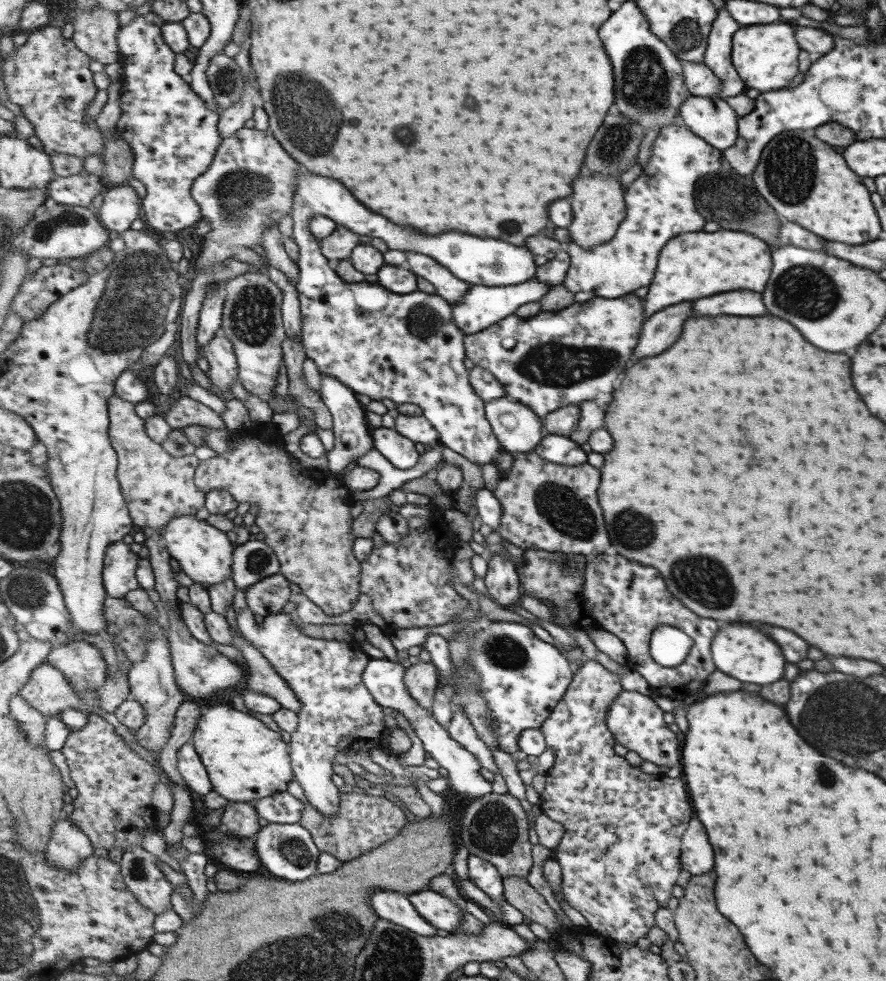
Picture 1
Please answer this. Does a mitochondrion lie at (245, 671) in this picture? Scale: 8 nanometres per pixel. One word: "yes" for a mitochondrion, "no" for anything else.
no

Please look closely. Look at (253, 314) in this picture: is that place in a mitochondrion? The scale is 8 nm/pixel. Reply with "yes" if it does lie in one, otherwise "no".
yes

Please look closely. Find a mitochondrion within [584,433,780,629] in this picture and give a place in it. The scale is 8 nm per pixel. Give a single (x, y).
(710, 586)

